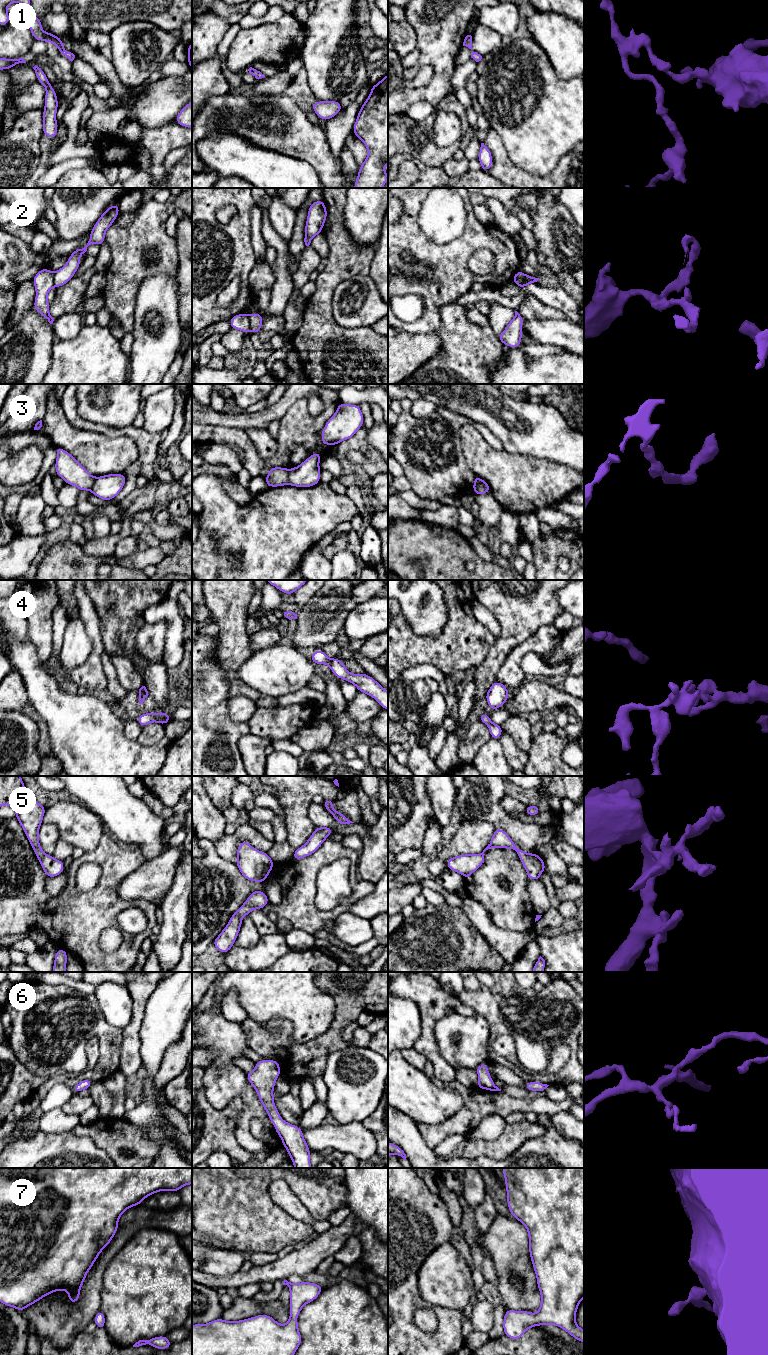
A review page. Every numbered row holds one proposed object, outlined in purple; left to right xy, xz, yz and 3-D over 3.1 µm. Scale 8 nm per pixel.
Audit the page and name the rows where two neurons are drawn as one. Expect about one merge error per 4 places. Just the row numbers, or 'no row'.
2, 3

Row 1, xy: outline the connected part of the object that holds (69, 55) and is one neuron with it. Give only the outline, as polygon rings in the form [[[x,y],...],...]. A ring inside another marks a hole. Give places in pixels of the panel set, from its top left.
[[[0,0],[0,25],[4,27],[9,23],[10,17],[7,13],[7,6],[14,2],[18,2],[25,7],[27,11],[27,25],[30,28],[34,40],[52,42],[58,48],[60,54],[72,62],[75,58],[75,55],[65,50],[64,43],[60,37],[52,33],[47,33],[41,29],[42,21],[34,15],[30,5],[30,0]]]

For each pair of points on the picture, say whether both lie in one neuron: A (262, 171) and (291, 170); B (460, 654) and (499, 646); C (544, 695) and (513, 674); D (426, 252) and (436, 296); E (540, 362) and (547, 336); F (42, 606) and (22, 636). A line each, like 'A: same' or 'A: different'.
A: same
B: different
C: different
D: same
E: different
F: different

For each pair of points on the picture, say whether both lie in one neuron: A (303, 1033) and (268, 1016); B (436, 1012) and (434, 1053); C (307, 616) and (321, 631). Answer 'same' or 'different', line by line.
A: same
B: same
C: same

